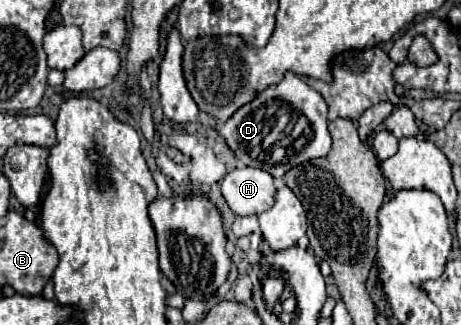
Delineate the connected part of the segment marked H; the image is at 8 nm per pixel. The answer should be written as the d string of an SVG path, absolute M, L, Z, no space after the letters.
M235 168L223 178L223 198L237 216L261 214L275 204L275 178L259 168Z

